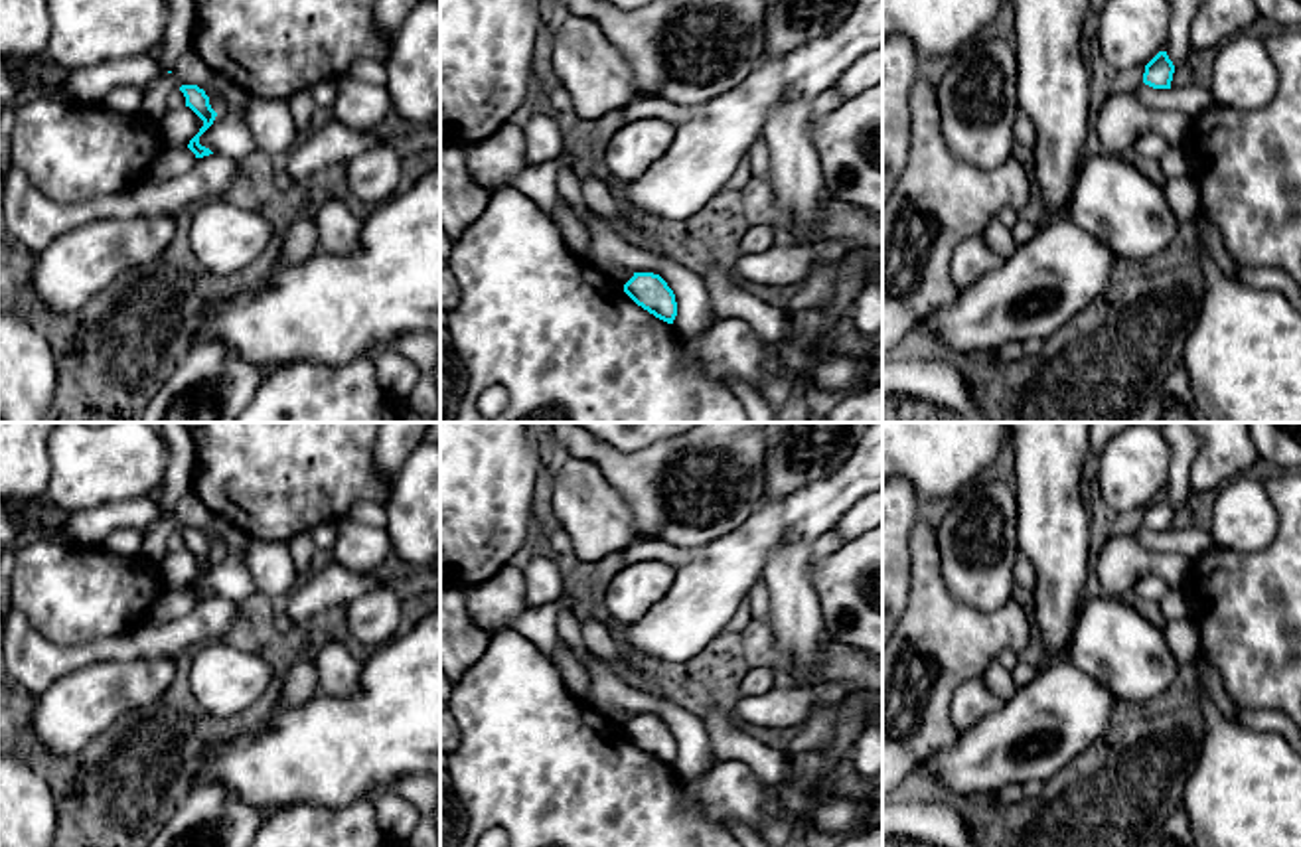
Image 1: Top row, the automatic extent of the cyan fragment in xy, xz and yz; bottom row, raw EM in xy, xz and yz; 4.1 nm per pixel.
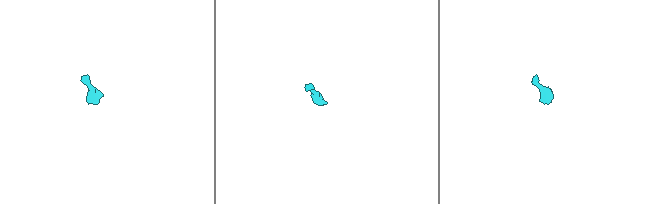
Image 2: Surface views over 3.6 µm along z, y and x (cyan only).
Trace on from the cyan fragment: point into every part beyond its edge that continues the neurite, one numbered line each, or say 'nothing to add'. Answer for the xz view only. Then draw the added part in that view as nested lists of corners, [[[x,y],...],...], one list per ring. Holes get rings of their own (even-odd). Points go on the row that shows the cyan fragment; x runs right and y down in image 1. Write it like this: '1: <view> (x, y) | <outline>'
1: xz (620, 273) | [[[612,265],[612,267],[602,267],[602,270],[620,280],[622,284],[626,284],[632,276],[634,276],[634,270],[626,269],[626,267],[620,267],[620,265]]]

